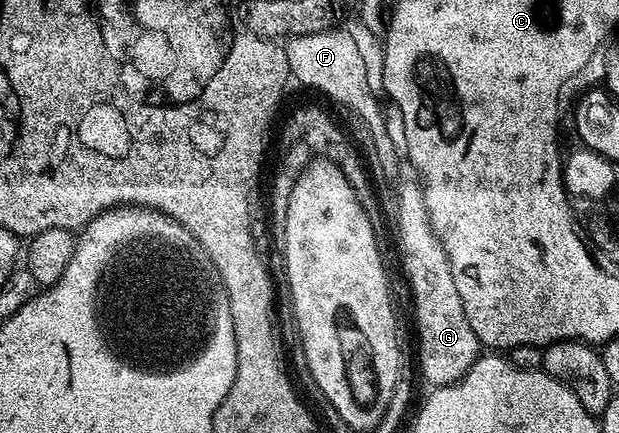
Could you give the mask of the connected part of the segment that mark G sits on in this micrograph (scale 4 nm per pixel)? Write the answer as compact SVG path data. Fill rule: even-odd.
M412 178L412 180L410 179L406 179L404 180L398 187L398 193L396 195L397 199L396 199L396 223L398 225L398 245L400 247L400 255L402 257L402 267L404 269L404 273L408 279L408 283L412 289L412 295L414 297L414 317L416 319L416 327L418 329L418 355L416 354L416 361L418 364L418 369L419 369L419 363L420 363L420 369L422 371L422 375L423 377L430 383L429 386L432 387L439 387L441 385L452 385L454 382L456 381L460 381L461 378L464 377L466 371L469 370L469 367L473 365L473 363L477 360L477 358L480 356L480 352L482 349L481 343L480 341L477 339L477 336L474 335L474 329L470 326L470 321L468 318L466 318L466 311L463 310L463 306L462 306L462 301L459 298L459 294L458 294L458 287L455 286L454 284L454 275L451 274L450 272L450 263L449 263L449 257L446 255L446 251L445 249L442 247L441 245L441 241L439 239L437 239L437 235L435 233L435 231L433 230L433 225L431 223L429 223L429 212L426 211L426 203L425 203L425 197L424 197L424 191L423 191L423 186L420 185L420 183L417 180L414 180Z

